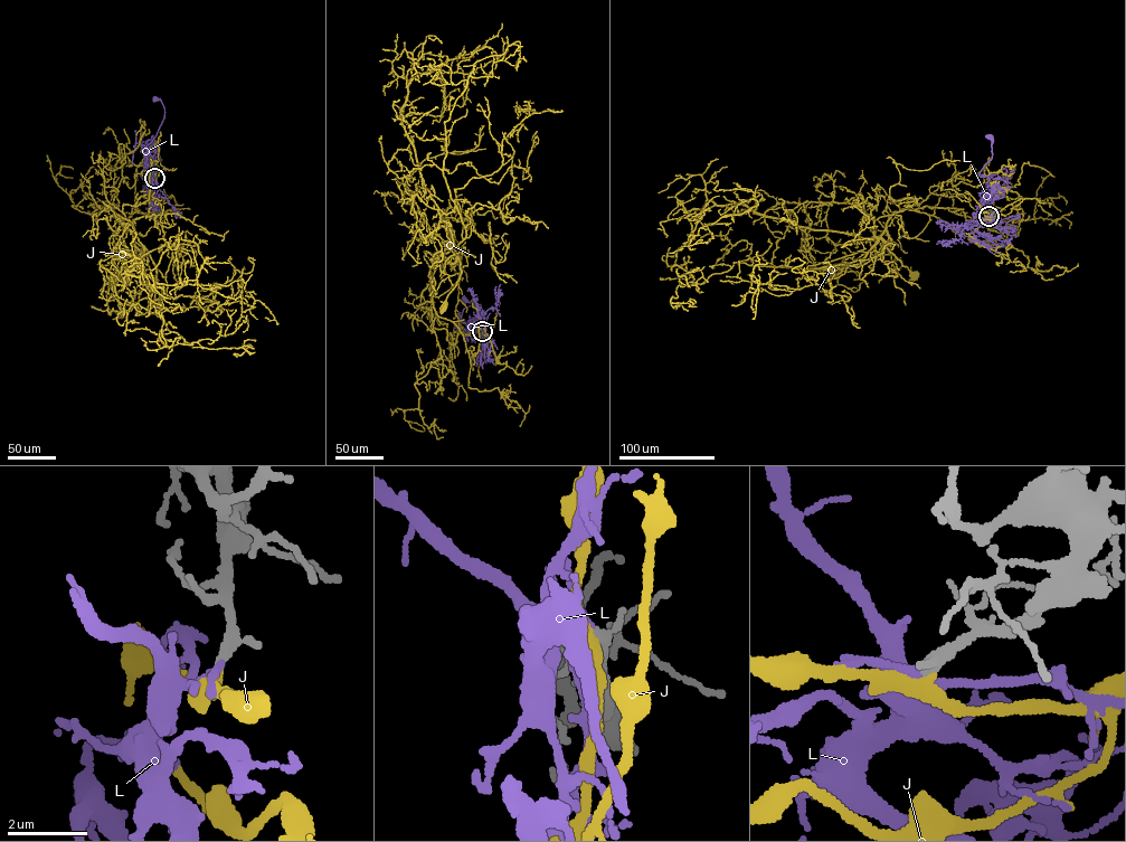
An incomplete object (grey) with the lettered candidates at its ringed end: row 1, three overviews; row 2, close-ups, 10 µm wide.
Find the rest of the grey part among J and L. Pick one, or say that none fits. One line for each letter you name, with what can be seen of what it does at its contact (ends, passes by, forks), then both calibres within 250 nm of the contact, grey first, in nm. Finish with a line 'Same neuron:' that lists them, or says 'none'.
L: it forks; calibres 340 and 160 nm
Same neuron: L

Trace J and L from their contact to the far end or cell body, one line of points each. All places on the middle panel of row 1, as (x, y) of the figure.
J: (482, 332), (473, 365), (459, 328), (433, 306), (434, 258), (454, 249), (461, 273), (444, 306)
L: (482, 331), (461, 321), (465, 308), (476, 306), (463, 300)

